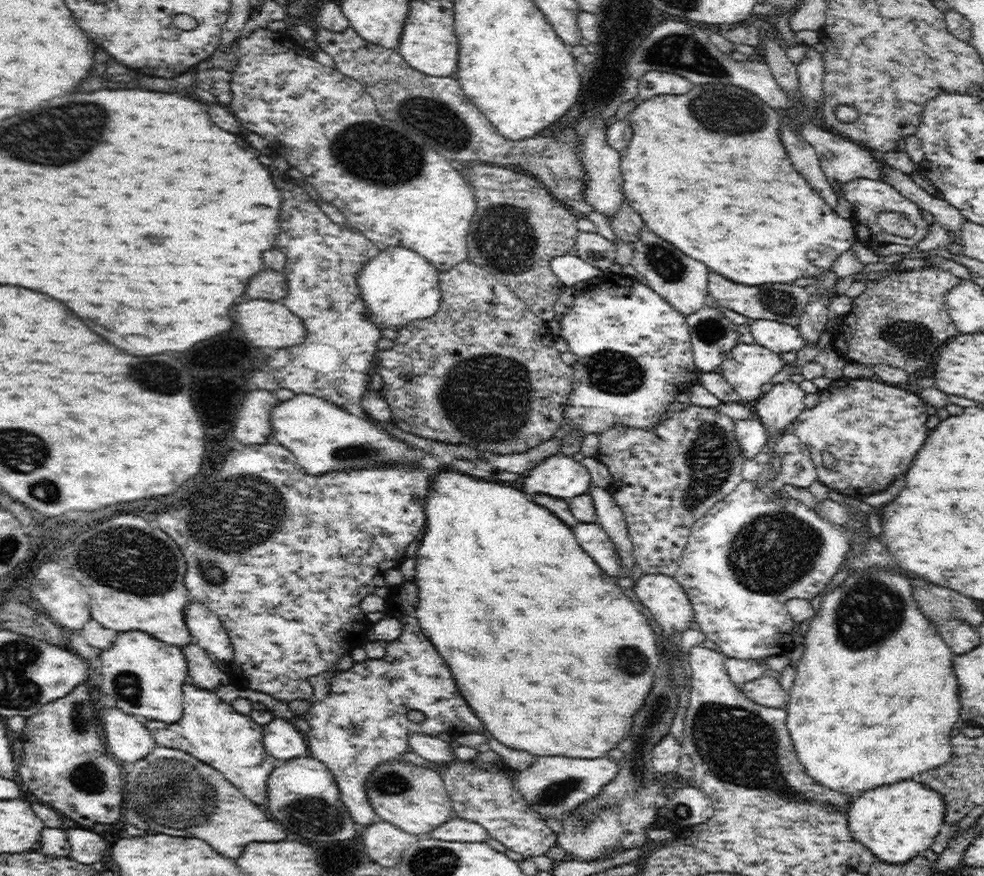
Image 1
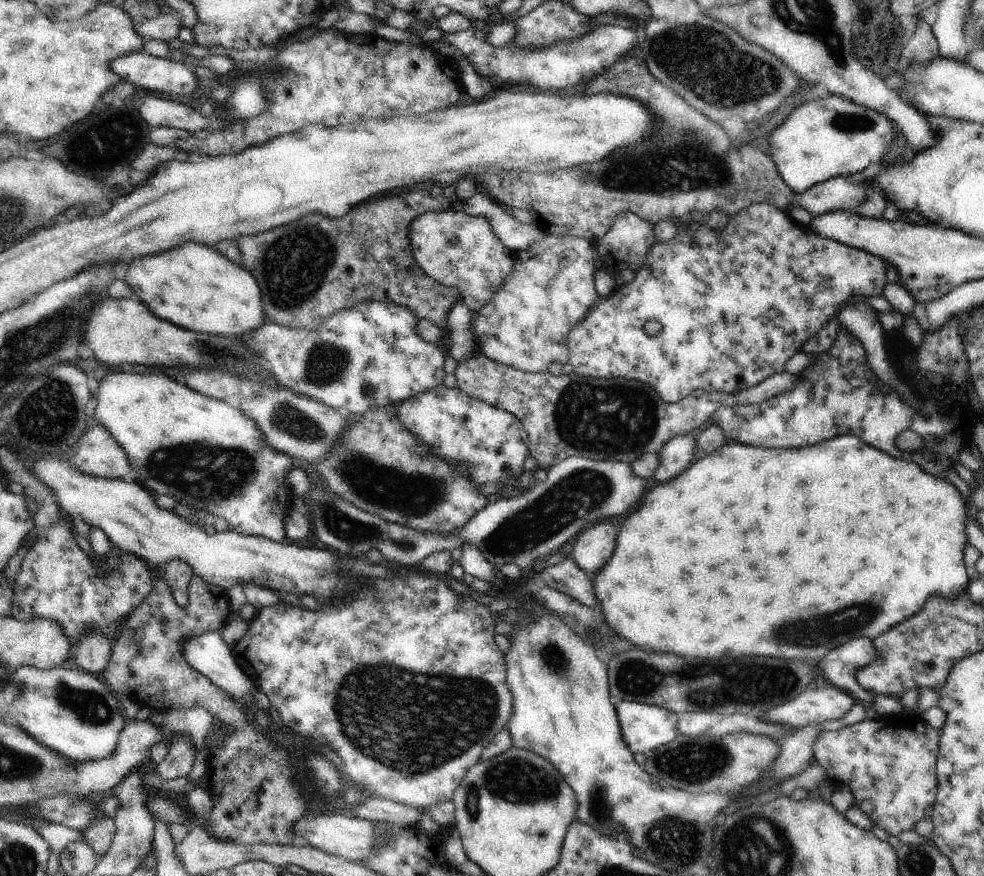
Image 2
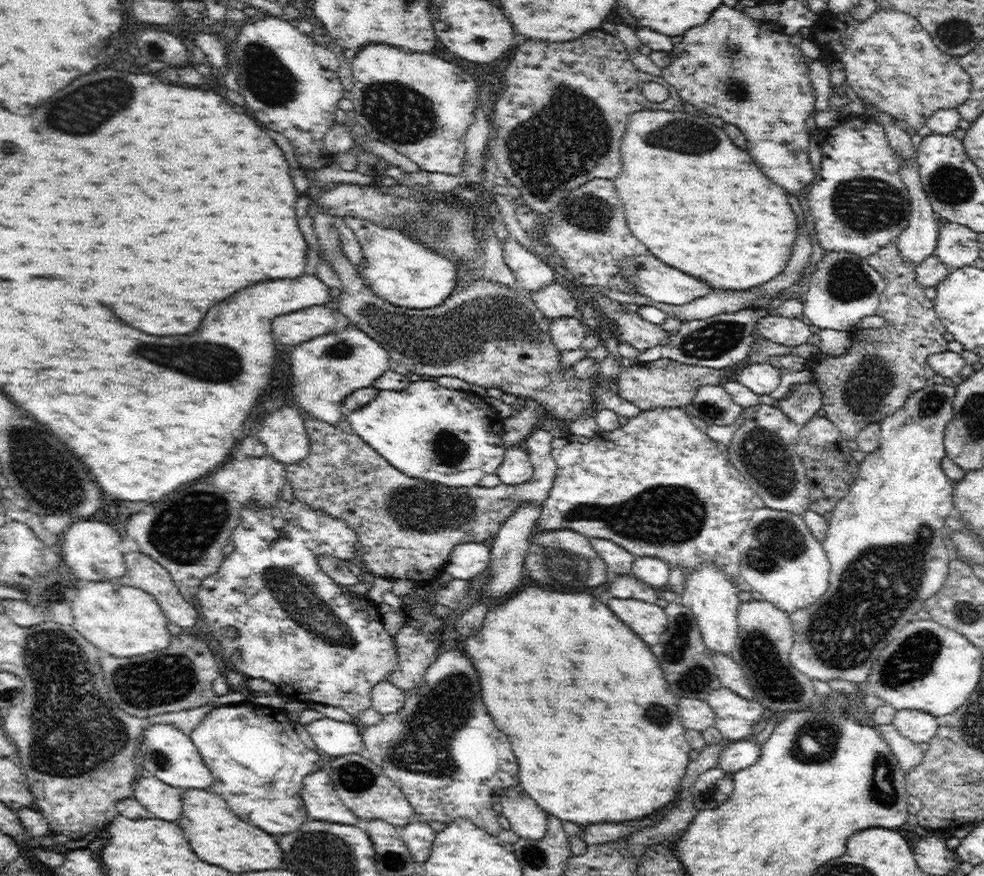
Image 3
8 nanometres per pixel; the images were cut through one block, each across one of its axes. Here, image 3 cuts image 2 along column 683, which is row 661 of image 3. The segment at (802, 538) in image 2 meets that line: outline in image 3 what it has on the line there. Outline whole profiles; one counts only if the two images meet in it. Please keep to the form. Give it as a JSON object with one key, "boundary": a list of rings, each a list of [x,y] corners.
{"boundary":[[[520,586],[510,596],[512,600],[506,600],[500,606],[490,609],[486,614],[484,628],[478,636],[461,639],[461,646],[466,655],[472,658],[480,682],[482,682],[482,694],[484,704],[488,706],[490,716],[494,718],[494,724],[508,736],[512,750],[518,758],[519,785],[540,805],[543,811],[551,814],[564,822],[574,822],[586,827],[600,822],[628,822],[628,820],[644,820],[648,816],[656,816],[662,808],[666,808],[670,802],[678,798],[680,784],[684,778],[684,770],[691,761],[688,753],[691,751],[690,743],[685,738],[684,725],[678,712],[678,699],[671,692],[670,685],[662,676],[662,670],[658,668],[658,662],[650,648],[628,628],[624,622],[620,622],[612,610],[598,602],[590,594],[560,594],[560,592],[548,592],[540,590],[538,586]]]}

